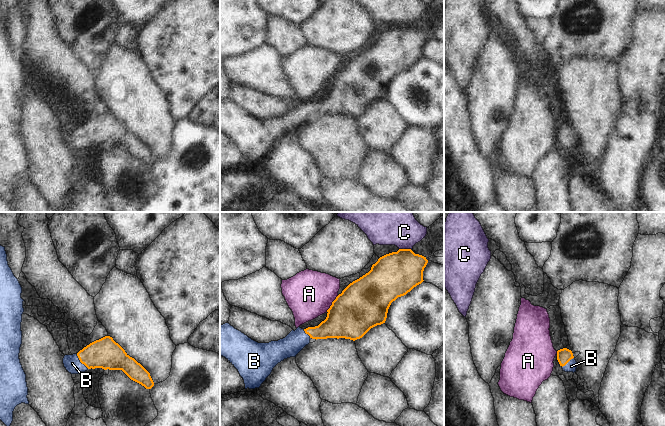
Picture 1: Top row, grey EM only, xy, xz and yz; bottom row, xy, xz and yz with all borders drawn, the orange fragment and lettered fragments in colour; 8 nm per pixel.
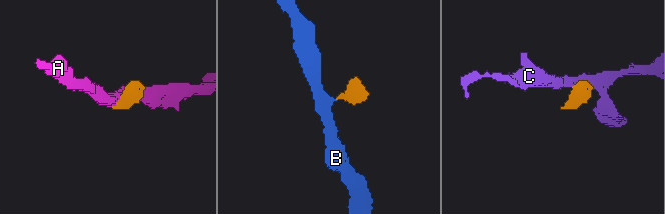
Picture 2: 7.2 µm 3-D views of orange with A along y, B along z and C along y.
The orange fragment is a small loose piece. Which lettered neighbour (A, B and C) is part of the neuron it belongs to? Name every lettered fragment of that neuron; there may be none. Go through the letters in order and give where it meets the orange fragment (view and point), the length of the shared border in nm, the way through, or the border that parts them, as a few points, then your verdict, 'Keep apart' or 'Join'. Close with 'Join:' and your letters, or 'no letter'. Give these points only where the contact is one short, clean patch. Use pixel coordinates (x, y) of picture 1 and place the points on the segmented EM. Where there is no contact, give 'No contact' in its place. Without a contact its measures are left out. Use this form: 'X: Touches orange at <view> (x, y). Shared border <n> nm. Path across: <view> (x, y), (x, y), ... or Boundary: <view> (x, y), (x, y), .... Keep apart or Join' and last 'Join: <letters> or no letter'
A: Touches orange at xz (332, 303). Shared border 170 nm. Keep apart
B: Touches orange at xy (81, 362). Shared border 160 nm. Path across: xy (105, 353), (90, 356), (81, 362), (72, 363). Join
C: Touches orange at xz (405, 249). Shared border 110 nm. Keep apart
Join: B.

